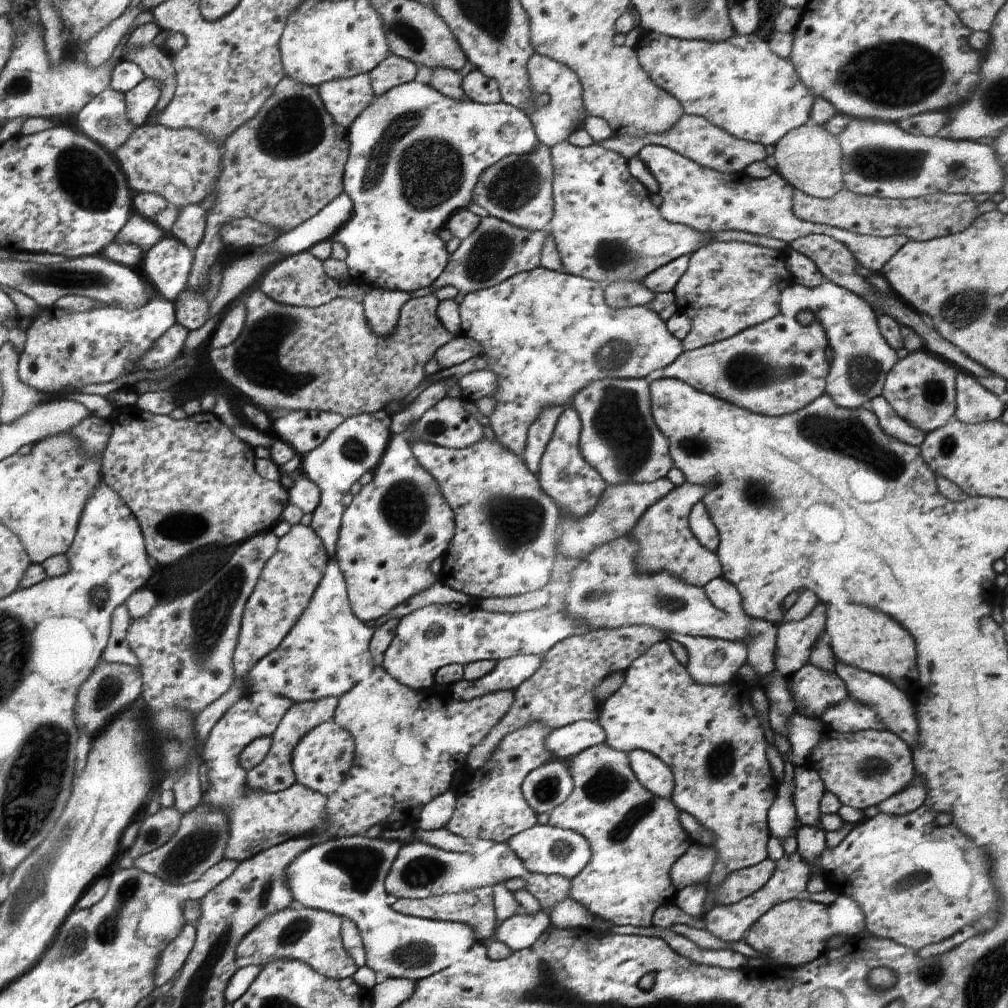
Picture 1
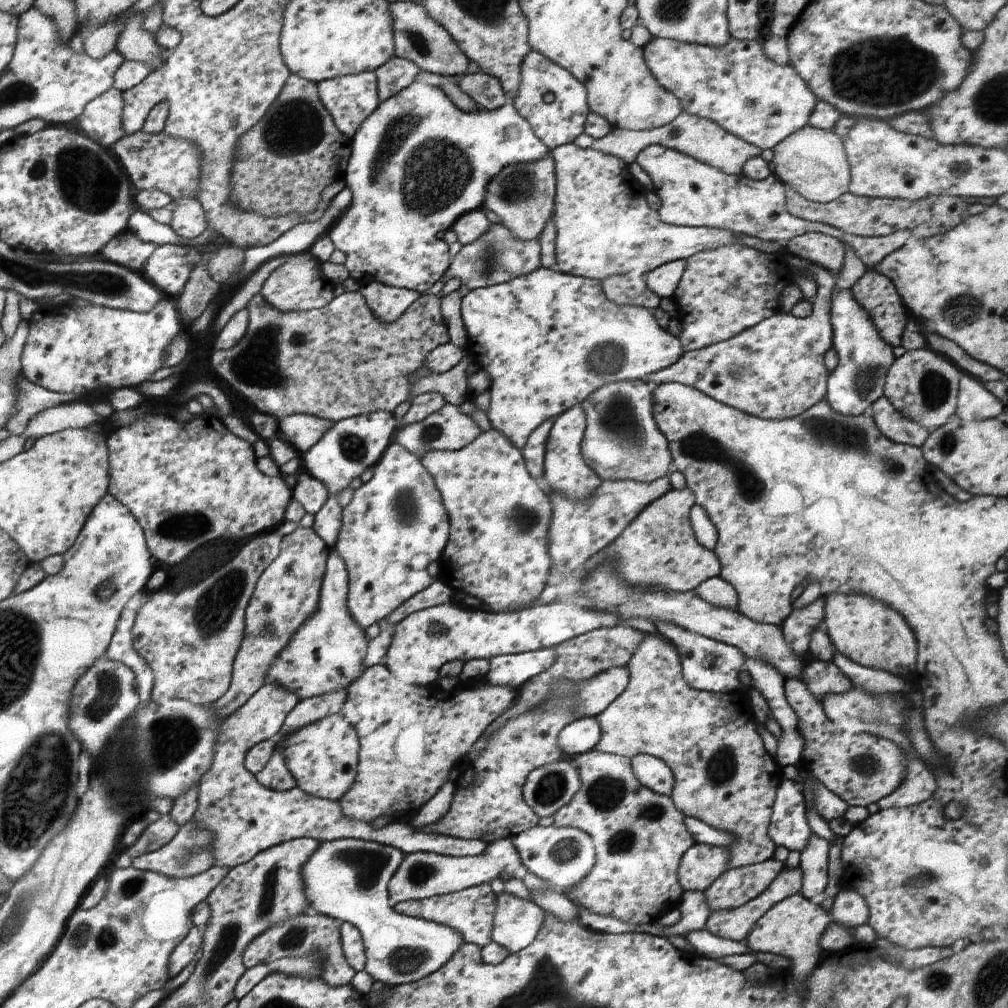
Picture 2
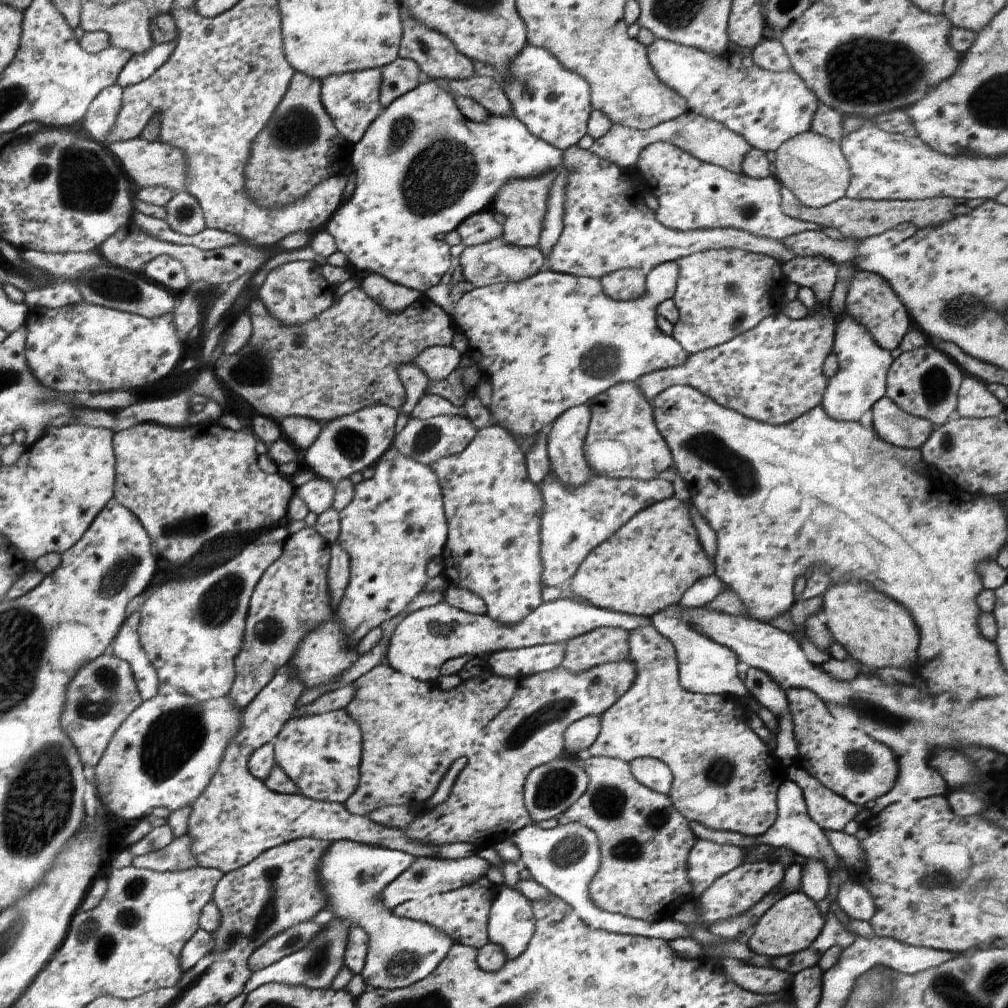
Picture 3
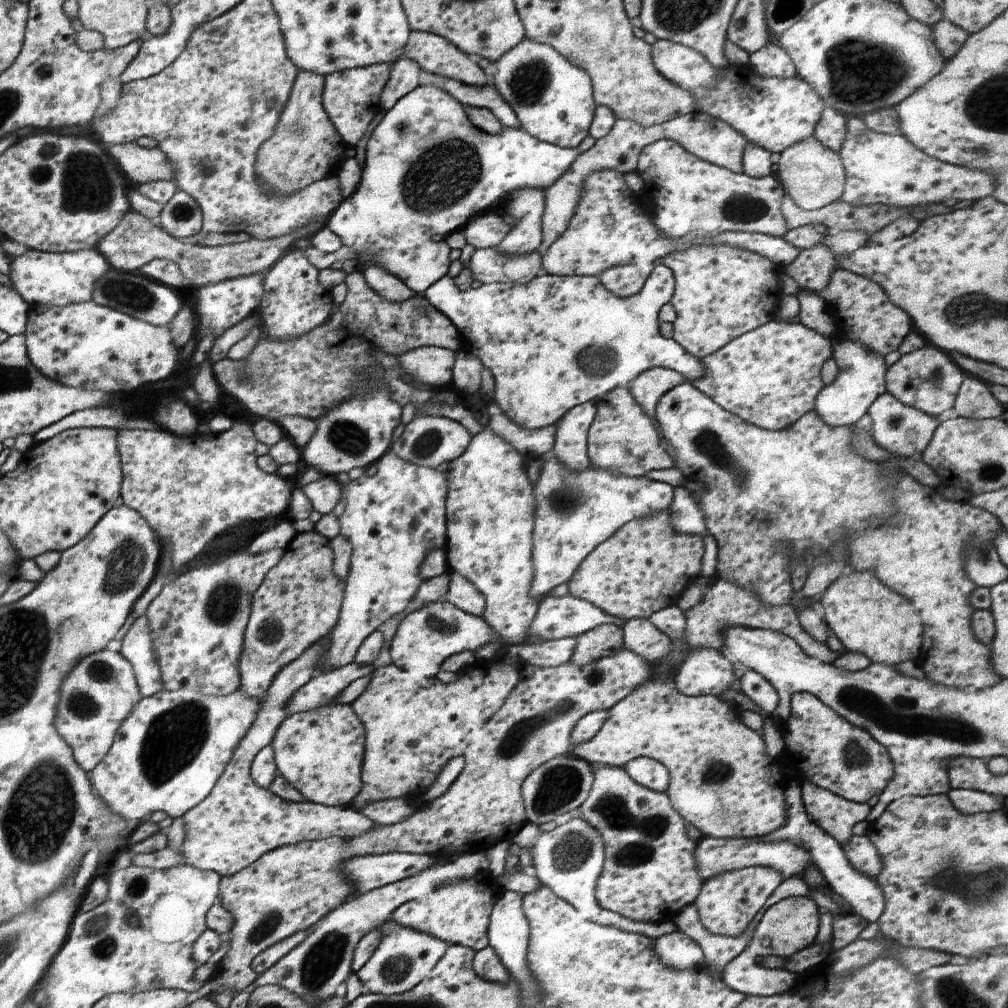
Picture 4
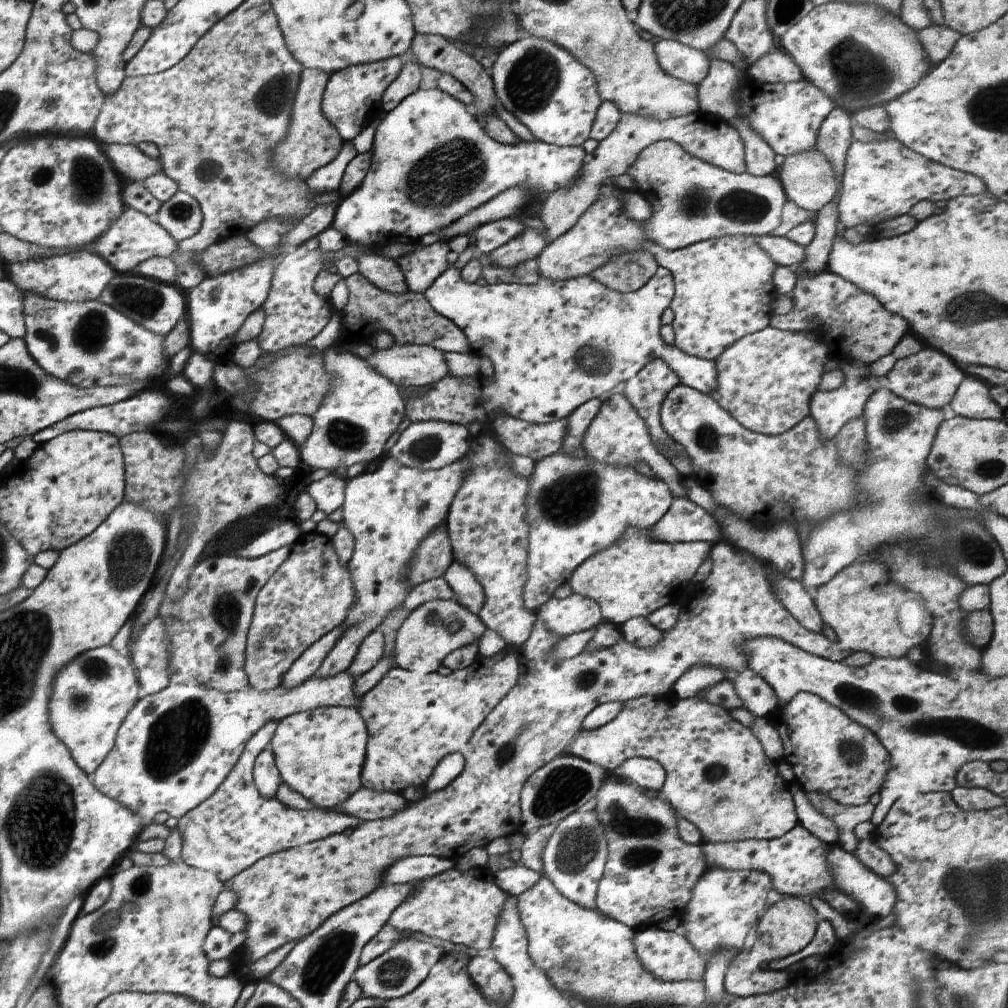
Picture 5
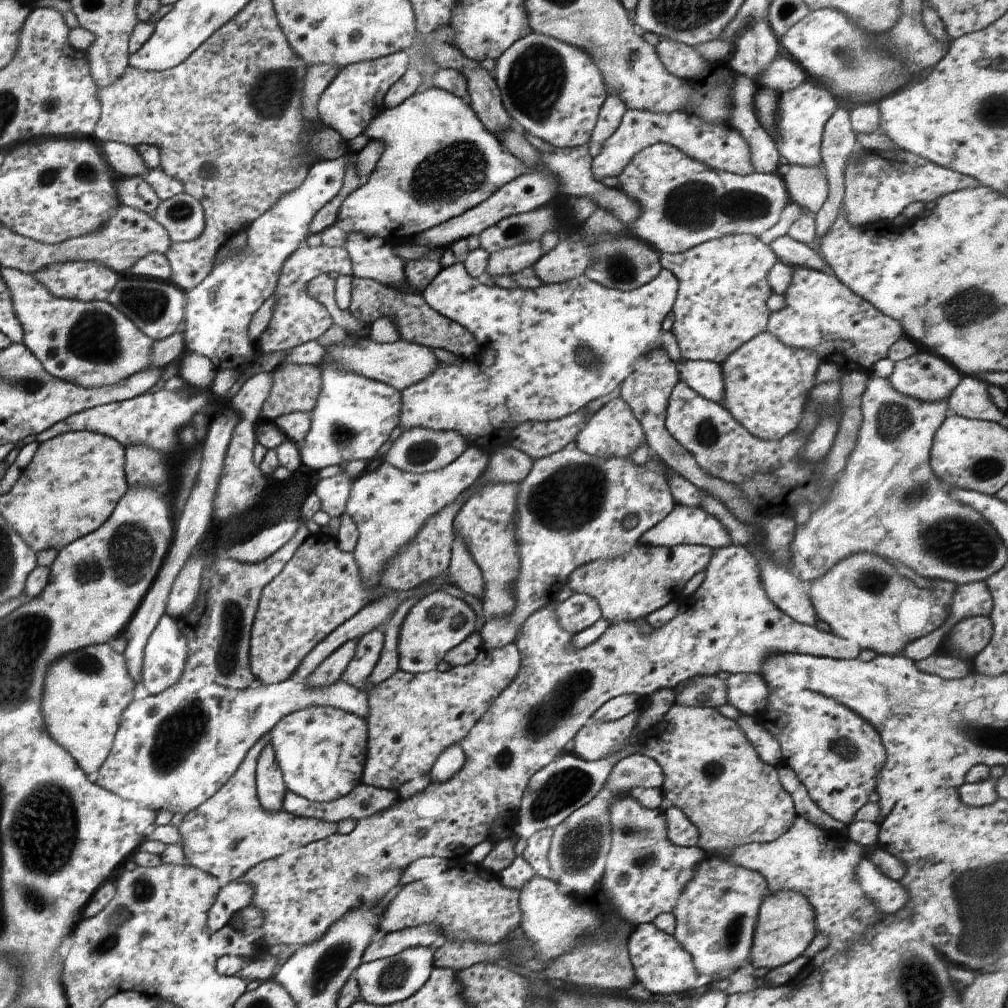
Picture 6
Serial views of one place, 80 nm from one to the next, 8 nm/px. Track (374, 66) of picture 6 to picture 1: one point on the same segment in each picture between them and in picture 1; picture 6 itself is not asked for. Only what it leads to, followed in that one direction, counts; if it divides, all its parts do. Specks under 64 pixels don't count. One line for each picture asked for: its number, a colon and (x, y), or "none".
1: (345, 98)
2: (350, 99)
3: (351, 99)
4: (351, 98)
5: (352, 99)

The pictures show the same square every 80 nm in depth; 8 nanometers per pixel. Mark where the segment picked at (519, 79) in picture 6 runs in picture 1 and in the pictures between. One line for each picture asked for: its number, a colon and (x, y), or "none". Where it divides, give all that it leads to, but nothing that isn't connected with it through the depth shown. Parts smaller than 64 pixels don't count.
1: (553, 123)
2: (557, 123)
3: (535, 74)
4: (553, 99)
5: (546, 88)

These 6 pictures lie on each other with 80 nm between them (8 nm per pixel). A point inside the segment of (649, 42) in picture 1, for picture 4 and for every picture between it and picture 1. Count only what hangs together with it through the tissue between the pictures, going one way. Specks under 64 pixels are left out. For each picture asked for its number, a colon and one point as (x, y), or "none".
2: (735, 85)
3: (765, 107)
4: (773, 113)

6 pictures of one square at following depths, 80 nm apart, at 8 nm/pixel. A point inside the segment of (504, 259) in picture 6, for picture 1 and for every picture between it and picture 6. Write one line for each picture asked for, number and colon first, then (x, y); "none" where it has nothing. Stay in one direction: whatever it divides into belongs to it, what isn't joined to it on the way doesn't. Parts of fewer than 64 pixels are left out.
1: (518, 189)
2: (522, 195)
3: (523, 202)
4: (526, 204)
5: (528, 244)

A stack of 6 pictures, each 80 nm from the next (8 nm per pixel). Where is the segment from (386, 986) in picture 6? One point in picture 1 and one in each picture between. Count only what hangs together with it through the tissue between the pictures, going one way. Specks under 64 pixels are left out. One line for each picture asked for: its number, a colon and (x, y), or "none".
1: (345, 876)
2: (347, 879)
3: (353, 875)
4: (404, 956)
5: (398, 971)

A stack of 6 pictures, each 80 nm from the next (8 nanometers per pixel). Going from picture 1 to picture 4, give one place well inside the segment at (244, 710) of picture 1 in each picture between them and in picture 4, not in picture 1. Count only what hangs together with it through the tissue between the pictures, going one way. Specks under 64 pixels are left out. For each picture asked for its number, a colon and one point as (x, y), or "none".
2: (248, 818)
3: (237, 818)
4: (240, 821)

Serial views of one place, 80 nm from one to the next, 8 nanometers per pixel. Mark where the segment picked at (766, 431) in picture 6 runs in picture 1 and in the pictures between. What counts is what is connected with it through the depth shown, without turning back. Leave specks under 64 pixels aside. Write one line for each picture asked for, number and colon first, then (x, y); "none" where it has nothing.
1: (777, 367)
2: (775, 370)
3: (773, 373)
4: (770, 376)
5: (765, 380)

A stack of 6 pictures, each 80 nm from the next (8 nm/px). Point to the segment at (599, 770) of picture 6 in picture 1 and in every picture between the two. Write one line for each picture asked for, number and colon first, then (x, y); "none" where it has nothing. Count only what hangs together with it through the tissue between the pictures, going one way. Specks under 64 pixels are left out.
1: (547, 786)
2: (548, 788)
3: (549, 789)
4: (556, 789)
5: (558, 788)

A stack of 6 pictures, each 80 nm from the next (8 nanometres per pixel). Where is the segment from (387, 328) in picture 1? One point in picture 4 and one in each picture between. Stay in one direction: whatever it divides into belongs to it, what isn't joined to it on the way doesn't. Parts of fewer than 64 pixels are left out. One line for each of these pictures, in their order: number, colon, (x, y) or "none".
2: (388, 303)
3: (394, 298)
4: (391, 288)

